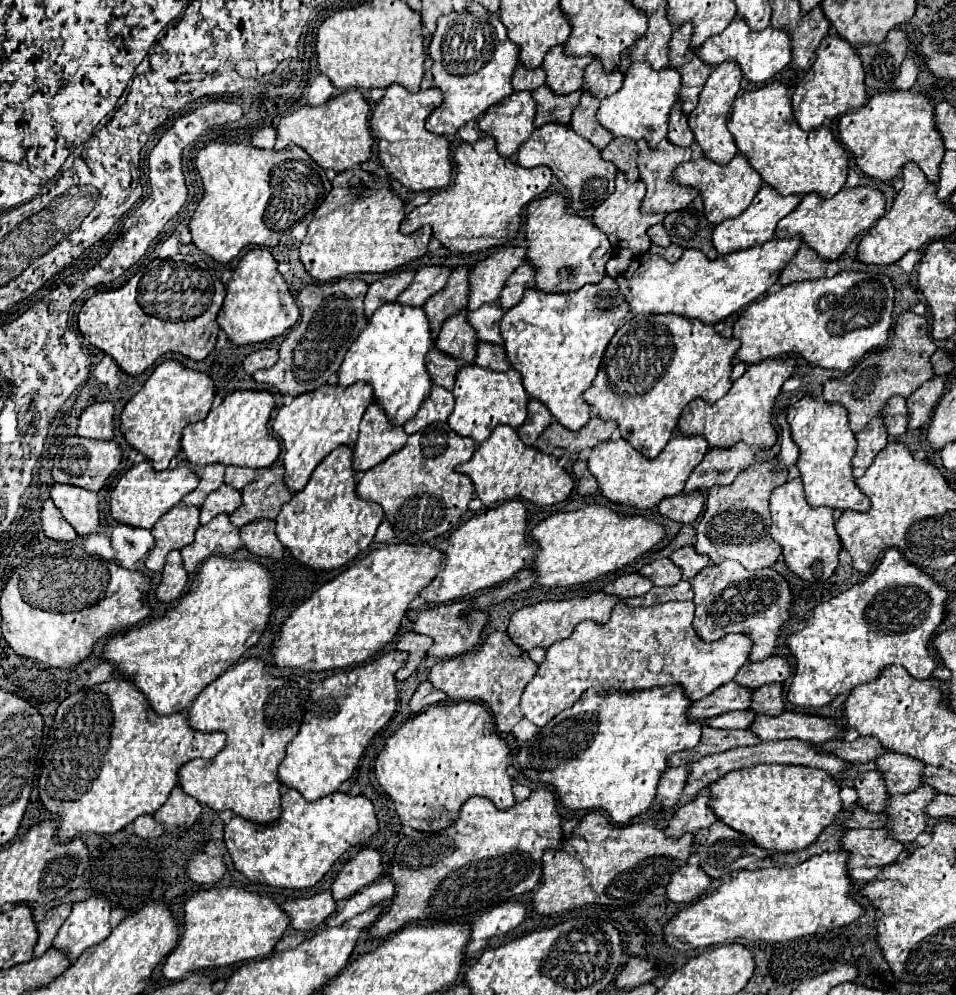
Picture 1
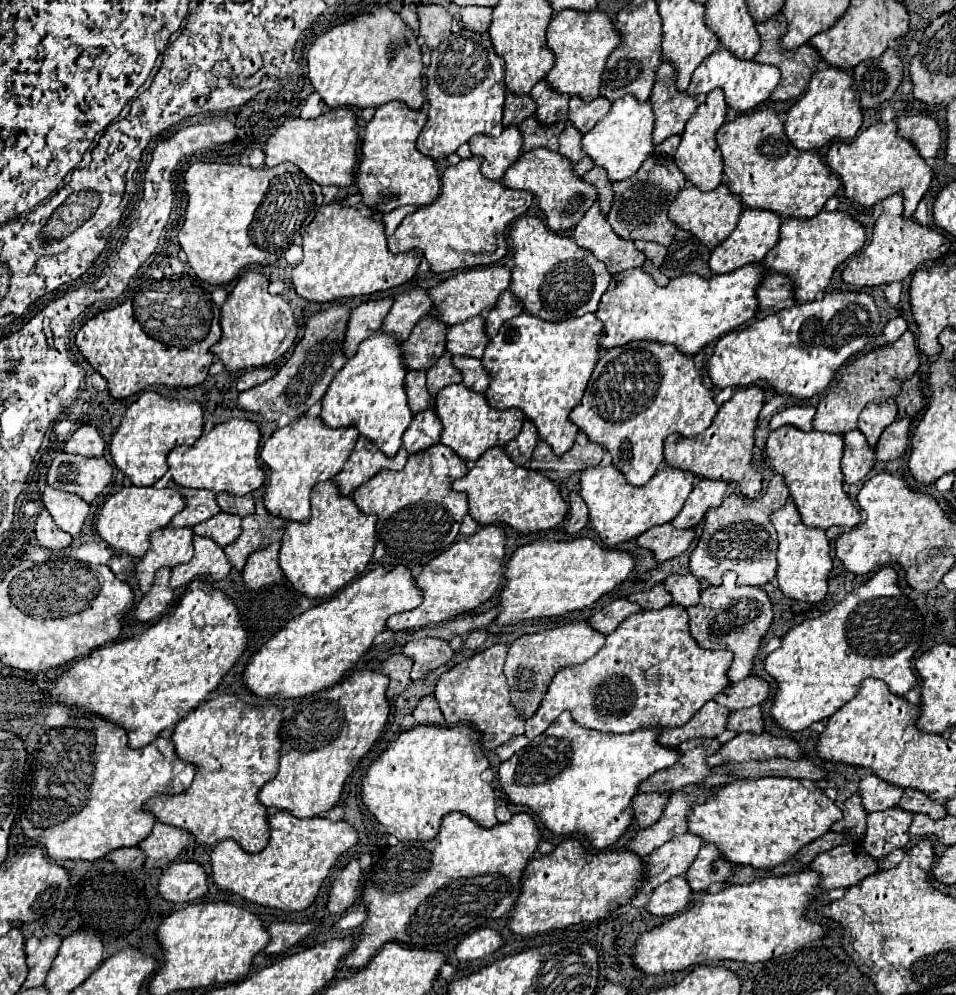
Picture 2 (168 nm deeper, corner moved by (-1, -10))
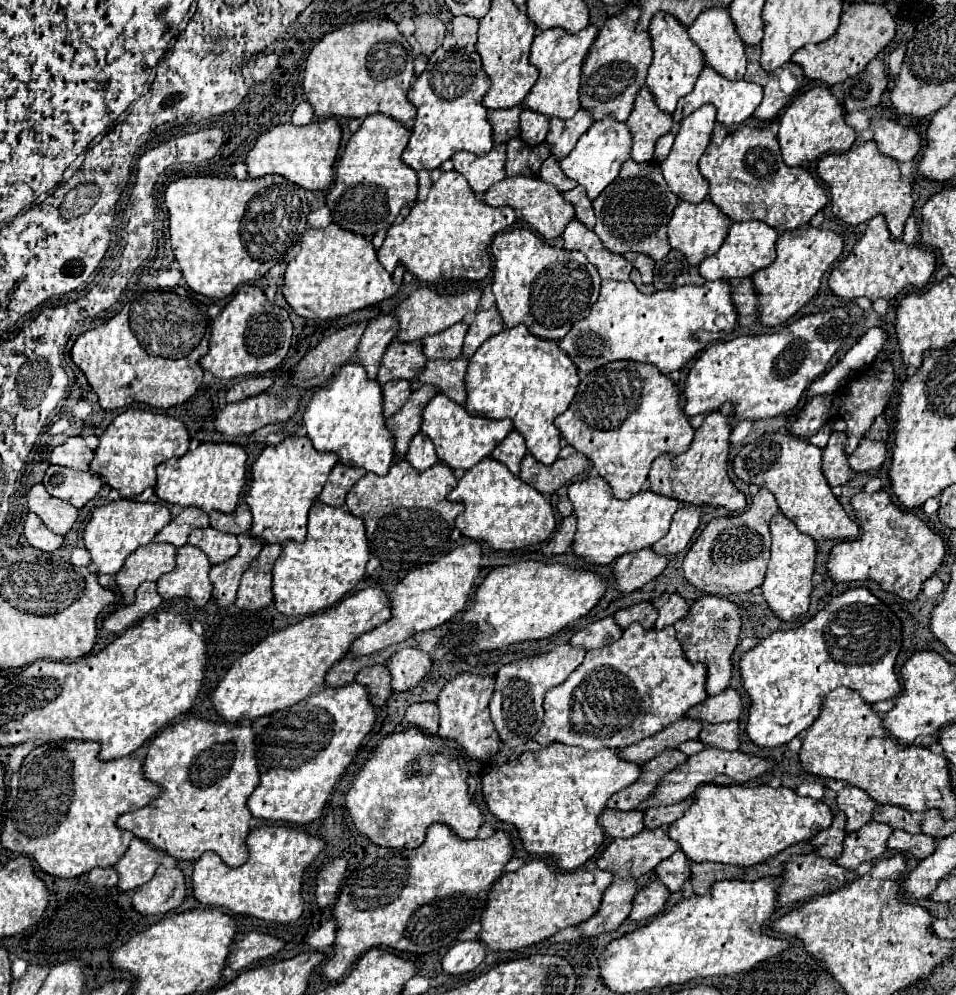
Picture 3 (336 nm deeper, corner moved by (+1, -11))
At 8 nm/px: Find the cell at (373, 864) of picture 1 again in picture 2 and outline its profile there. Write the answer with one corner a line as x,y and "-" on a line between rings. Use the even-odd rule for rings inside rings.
351,860
341,870
341,874
335,878
331,892
329,892
329,902
327,902
327,910
331,914
341,914
355,902
359,876
361,876
359,864
357,864
357,860

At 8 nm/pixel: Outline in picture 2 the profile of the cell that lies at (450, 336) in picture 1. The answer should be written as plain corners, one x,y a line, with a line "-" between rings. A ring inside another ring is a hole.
443,354
435,366
427,372
427,390
429,390
429,396
437,396
437,392
445,386
451,386
451,384
459,384
461,382
461,372
455,370
455,366
451,364
451,354

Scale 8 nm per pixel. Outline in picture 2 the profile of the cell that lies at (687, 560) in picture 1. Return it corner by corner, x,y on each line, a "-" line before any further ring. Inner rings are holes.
673,574
665,580
665,590
673,596
673,604
689,608
699,602
699,584
701,582
693,574

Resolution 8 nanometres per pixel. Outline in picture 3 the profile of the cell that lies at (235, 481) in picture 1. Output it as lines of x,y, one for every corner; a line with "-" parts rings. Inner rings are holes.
239,505
235,509
235,513
221,513
221,511
211,511
209,513
209,525
213,525
215,529
221,529
221,531
227,531
227,533
245,533
251,529
251,523
253,523
253,517
251,517
251,511
247,505

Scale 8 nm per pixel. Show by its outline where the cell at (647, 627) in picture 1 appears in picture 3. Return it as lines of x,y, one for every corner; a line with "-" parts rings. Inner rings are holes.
639,621
631,623
619,641
601,649
587,651
585,661
569,675
569,679
547,691
545,719
535,735
535,741
541,745
557,741
577,745
589,751
601,747
629,747
645,737
655,735
657,731
663,731
667,725
683,719
693,705
701,703
707,697
705,679
707,667
703,663
691,663
689,659
685,659
683,647
675,637
673,625
665,629
645,629

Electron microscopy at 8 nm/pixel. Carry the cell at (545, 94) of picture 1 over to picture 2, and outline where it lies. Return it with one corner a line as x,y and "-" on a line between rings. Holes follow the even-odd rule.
533,116
521,122
519,126
523,134
523,152
535,150
535,148
549,148
557,150
557,138
563,132
563,124
553,124
553,126
541,126

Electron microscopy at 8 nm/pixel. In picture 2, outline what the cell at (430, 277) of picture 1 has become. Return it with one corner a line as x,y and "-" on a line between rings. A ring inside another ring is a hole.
413,288
411,292
399,294
395,298
389,314
383,320
381,332
393,334
393,338
397,338
397,342
405,342
409,332
413,330
413,326
419,322
419,318
431,310
429,300
431,298
427,296
427,290
423,290
423,288

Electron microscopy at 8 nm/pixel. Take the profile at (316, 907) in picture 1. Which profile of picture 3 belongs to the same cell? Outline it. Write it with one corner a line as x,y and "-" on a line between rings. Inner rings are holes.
253,931
253,933
245,935
245,939
241,939
239,943
233,945
227,963
231,969
239,971
239,969
245,969
247,965
251,965
251,961
255,961
255,959
265,959
269,955
279,953
283,945
285,943
279,937
273,937
273,935
267,935
261,931

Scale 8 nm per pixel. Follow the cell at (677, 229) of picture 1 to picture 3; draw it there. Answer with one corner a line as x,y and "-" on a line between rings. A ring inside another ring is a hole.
671,249
667,257
655,263
655,289
673,289
681,285
703,285
705,279
699,275
699,267
691,265
685,255
677,249

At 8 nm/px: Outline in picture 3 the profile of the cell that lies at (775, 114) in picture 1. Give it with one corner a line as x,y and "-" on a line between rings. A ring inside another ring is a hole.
741,127
721,145
709,143
699,159
699,171
709,181
711,201
733,221
759,219
777,231
807,225
827,205
825,185
803,167
789,167
781,159
777,137
769,129

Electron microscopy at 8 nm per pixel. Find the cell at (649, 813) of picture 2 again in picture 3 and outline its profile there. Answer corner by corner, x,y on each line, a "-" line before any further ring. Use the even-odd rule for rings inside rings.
607,809
607,811
603,811
601,823
603,823
603,827
607,827
609,837
631,837
645,829
643,811
639,811
639,809
633,809
633,811

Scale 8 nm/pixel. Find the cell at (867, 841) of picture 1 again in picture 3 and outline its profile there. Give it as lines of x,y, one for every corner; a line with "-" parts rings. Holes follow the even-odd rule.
817,853
795,855
785,867
785,883
779,891
779,905
809,901
817,895
843,887
849,871

